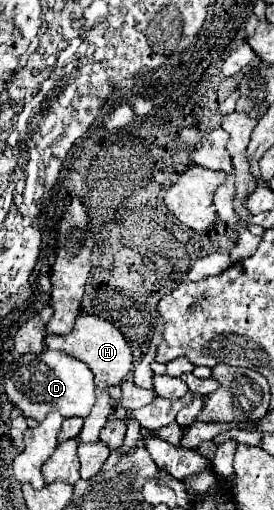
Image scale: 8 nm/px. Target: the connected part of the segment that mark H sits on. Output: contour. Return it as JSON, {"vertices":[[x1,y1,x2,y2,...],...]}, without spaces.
{"vertices":[[78,315,76,325,68,335,48,335,44,341,48,349,60,349,76,359,82,359,94,373,98,393,106,393,108,387,124,381,133,368,132,350,124,335,110,321,96,315]]}

